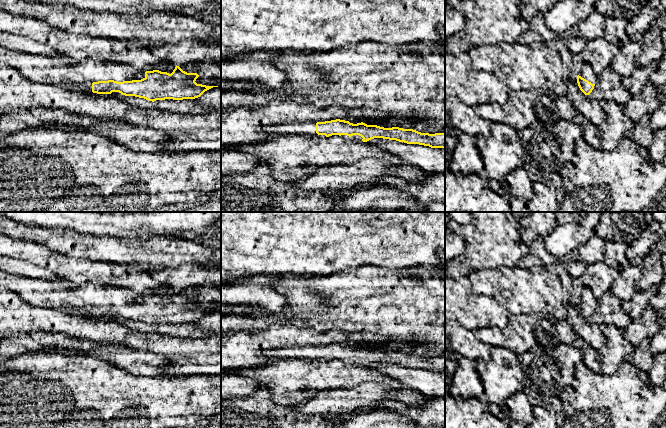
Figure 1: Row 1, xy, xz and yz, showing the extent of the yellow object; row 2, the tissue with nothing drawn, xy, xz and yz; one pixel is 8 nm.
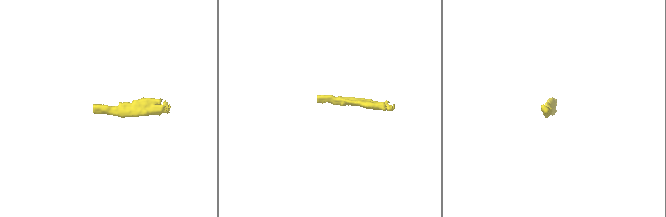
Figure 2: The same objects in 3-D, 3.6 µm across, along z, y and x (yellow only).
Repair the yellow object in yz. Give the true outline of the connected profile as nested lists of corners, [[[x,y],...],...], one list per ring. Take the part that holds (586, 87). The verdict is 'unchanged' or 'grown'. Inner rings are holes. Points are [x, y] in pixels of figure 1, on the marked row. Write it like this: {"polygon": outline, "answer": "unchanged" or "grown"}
{"polygon": [[[588,63],[579,64],[579,75],[577,77],[577,83],[580,90],[589,95],[597,82],[597,74],[594,72],[592,66]]], "answer": "grown"}

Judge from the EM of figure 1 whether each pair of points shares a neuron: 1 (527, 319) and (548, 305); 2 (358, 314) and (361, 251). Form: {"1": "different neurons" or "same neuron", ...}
{"1": "different neurons", "2": "different neurons"}

